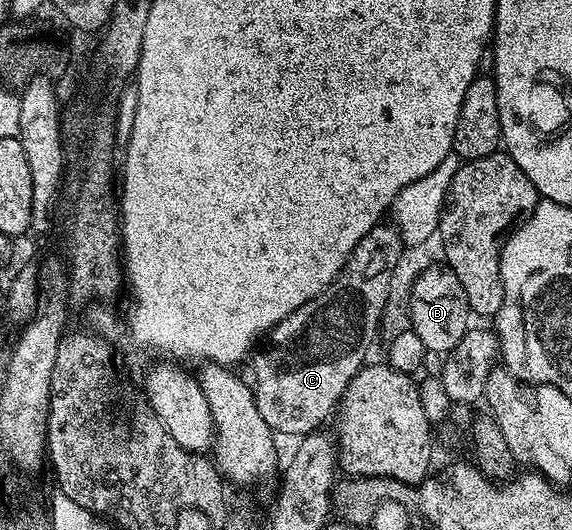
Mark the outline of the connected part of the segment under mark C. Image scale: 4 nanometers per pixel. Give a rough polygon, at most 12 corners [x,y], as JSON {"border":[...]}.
{"border":[[378,224],[252,357],[274,433],[338,411],[378,339],[396,227]]}

